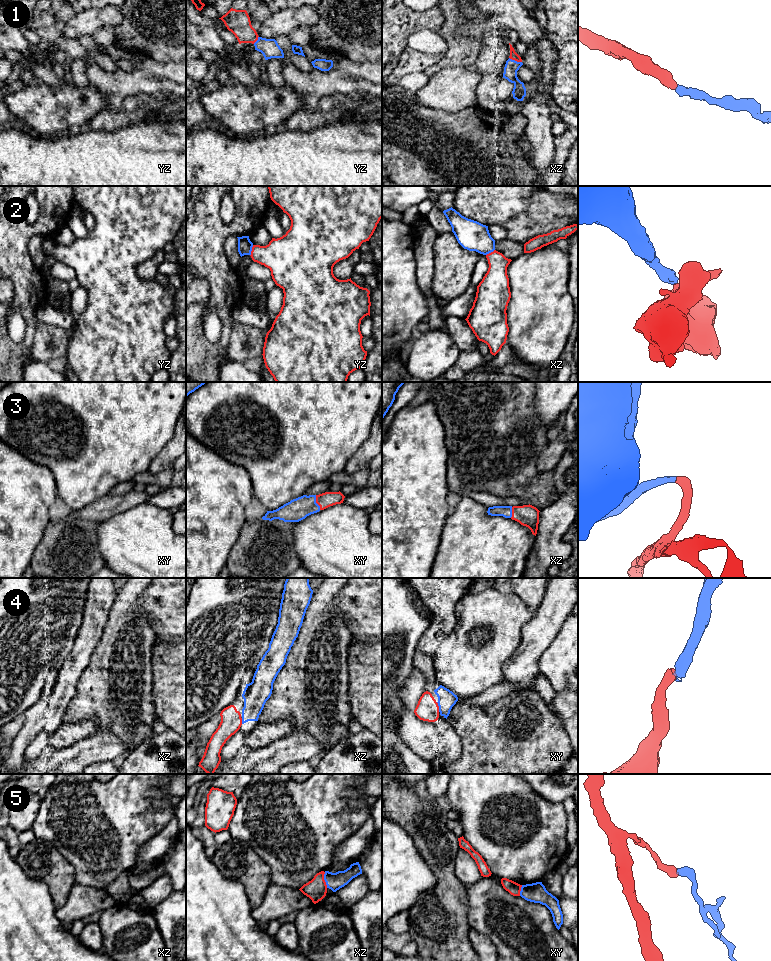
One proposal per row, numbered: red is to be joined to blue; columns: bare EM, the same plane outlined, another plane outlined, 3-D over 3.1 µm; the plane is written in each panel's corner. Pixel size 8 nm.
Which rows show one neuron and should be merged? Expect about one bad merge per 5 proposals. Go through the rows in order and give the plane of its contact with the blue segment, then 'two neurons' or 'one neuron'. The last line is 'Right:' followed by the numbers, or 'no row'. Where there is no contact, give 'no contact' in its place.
1: meets blue in xz; one neuron
2: meets blue in yz; one neuron
3: meets blue in xy; one neuron
4: meets blue in xy; one neuron
5: meets blue in xz; two neurons
Right: 1, 2, 3, 4

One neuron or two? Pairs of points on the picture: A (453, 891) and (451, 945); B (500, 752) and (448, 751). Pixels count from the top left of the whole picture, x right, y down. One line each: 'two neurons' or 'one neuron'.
A: one neuron
B: two neurons

